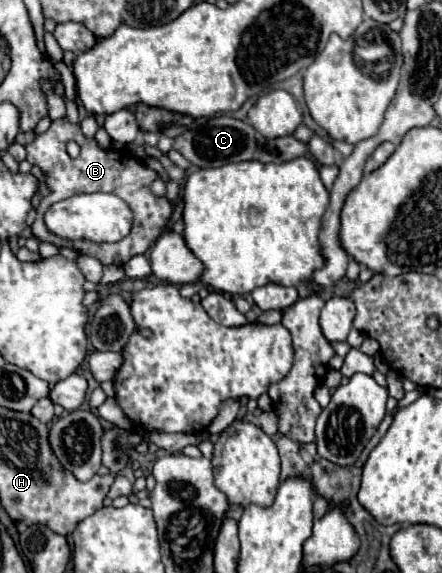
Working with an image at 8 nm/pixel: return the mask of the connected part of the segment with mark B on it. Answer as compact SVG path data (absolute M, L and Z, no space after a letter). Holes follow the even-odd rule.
M67 118L55 120L47 132L39 134L35 138L35 142L27 144L27 160L41 168L41 172L45 174L47 186L49 186L49 194L41 200L41 204L37 208L35 224L31 226L33 236L37 236L37 238L41 238L45 242L51 242L55 246L73 248L79 254L95 256L105 266L107 264L123 266L129 258L133 258L137 254L145 254L149 250L149 246L161 236L163 226L165 226L167 218L171 216L169 200L167 198L155 198L149 192L149 186L157 178L157 172L151 170L149 166L145 166L141 160L137 160L131 154L99 148L95 138L85 138L83 136L79 122L71 124ZM71 140L75 140L81 146L81 154L77 158L69 158L69 154L67 154L67 142L71 142ZM87 192L111 192L111 194L123 198L129 204L129 208L133 210L133 216L135 216L135 224L133 224L131 234L125 236L121 242L115 242L115 244L107 244L107 242L103 242L103 244L99 244L99 242L81 242L81 240L77 240L77 244L75 244L75 240L61 238L61 236L57 236L57 234L47 230L43 216L45 216L45 212L47 212L47 208L51 204L55 204L55 202L59 202L63 198L71 198L75 194L87 194Z

